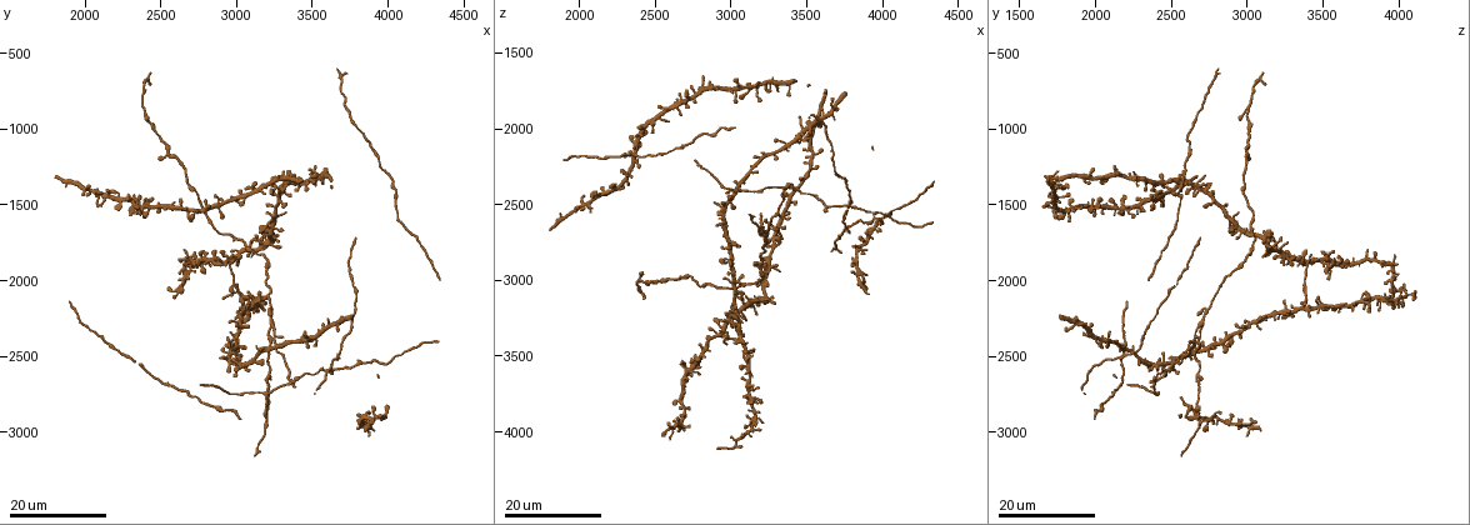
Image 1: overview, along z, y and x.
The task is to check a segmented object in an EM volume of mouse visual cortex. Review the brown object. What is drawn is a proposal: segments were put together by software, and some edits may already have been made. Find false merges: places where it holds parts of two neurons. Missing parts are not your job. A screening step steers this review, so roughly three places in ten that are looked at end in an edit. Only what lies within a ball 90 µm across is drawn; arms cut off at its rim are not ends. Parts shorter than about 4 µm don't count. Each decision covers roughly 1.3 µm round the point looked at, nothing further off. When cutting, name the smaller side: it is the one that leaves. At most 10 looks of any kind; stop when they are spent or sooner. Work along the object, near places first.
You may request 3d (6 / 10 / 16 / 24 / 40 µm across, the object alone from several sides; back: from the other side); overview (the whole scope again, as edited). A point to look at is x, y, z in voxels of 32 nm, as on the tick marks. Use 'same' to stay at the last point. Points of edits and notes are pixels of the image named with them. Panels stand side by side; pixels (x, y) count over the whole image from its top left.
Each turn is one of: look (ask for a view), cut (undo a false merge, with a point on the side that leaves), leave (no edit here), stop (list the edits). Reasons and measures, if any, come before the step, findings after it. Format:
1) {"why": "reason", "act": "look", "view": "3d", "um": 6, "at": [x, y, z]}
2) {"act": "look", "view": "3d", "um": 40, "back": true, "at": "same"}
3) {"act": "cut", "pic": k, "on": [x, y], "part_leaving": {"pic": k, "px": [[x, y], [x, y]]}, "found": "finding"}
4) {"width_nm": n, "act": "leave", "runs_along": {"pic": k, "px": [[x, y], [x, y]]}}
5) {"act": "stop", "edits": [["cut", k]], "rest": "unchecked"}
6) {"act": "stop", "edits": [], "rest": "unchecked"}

{"why": "four-way junction", "act": "look", "view": "3d", "um": 16, "at": [3340, 2700, 2380]}

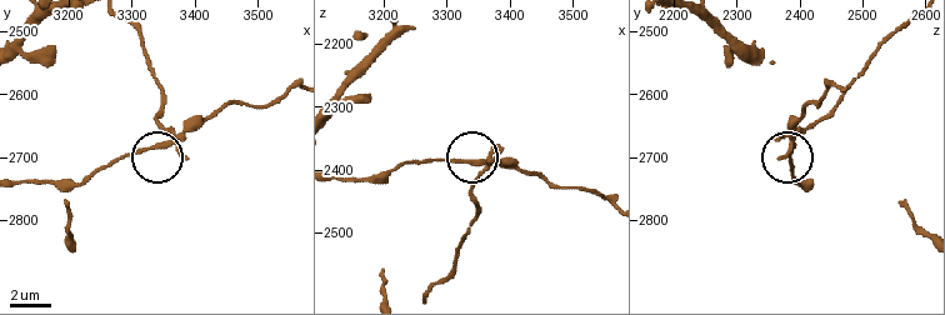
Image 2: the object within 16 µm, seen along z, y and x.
{"why": "closer look", "act": "look", "view": "3d", "um": 6, "at": [3360, 2680, 2385]}

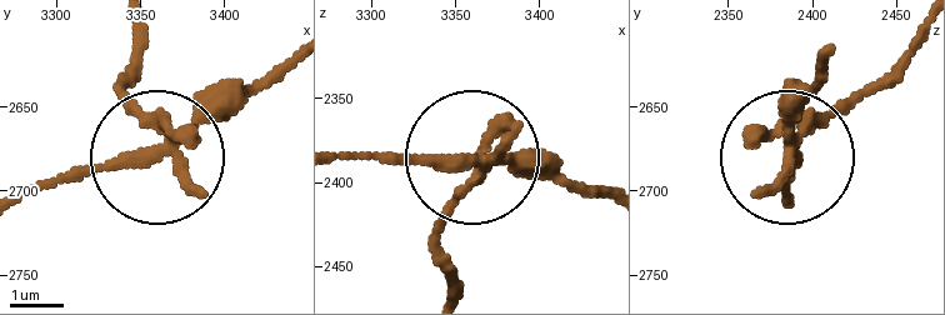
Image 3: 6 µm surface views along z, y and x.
{"width_nm": 240, "act": "cut", "pic": 3, "on": [134, 106], "found": "two neurons meet here"}

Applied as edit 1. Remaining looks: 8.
{"why": "three arms meet", "act": "look", "view": "3d", "um": 16, "at": [3640, 2600, 2520]}

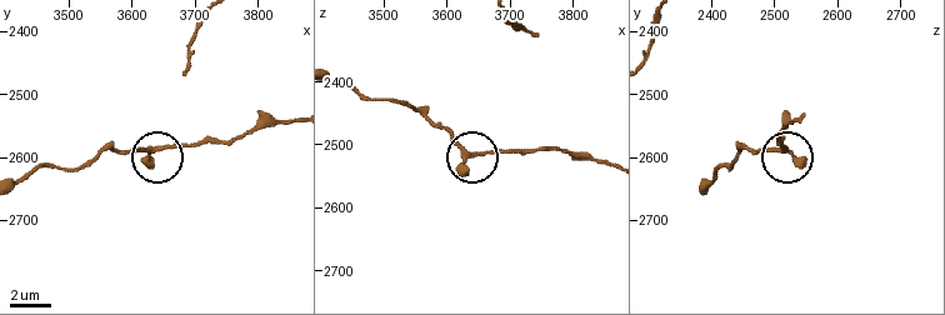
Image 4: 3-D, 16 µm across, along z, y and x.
{"act": "look", "view": "3d", "um": 10, "at": [3650, 2585, 2510]}

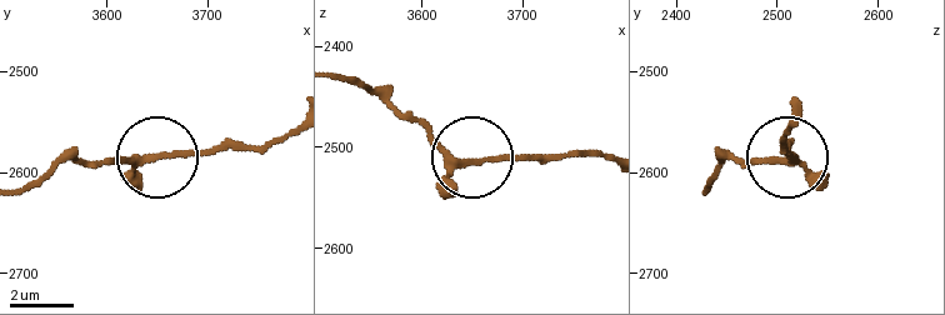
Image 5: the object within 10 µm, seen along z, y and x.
{"act": "leave", "runs_along": {"pic": 5, "px": [[341, 75], [398, 105], [461, 159], [556, 161]]}, "found": "one neuron here"}

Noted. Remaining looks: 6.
{"why": "four or more arms meet", "act": "look", "view": "3d", "um": 24, "at": [3060, 2200, 3380]}

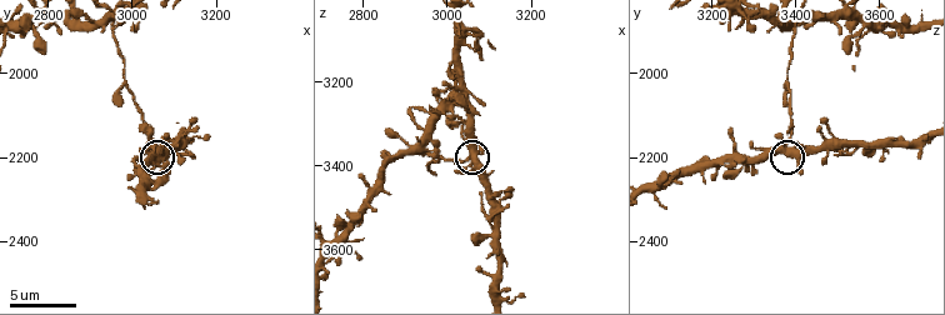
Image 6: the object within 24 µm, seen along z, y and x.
{"why": "zoom in", "act": "look", "view": "3d", "um": 10, "at": [3060, 2190, 3370]}

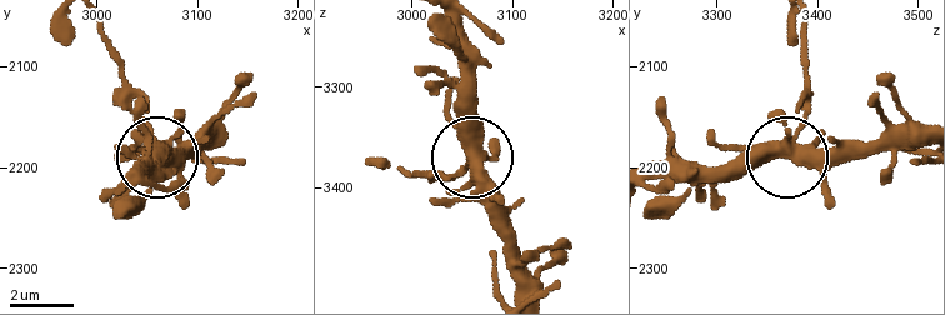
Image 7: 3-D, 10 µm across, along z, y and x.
{"width_nm": 420, "act": "cut", "pic": 7, "on": [446, 179], "part_leaving": {"pic": 7, "px": [[795, 136], [803, 115], [803, 26]]}, "found": "a second neuron is stuck on"}

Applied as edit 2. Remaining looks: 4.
{"why": "thick turns thin", "act": "look", "view": "3d", "um": 24, "at": [3040, 2080, 4100]}

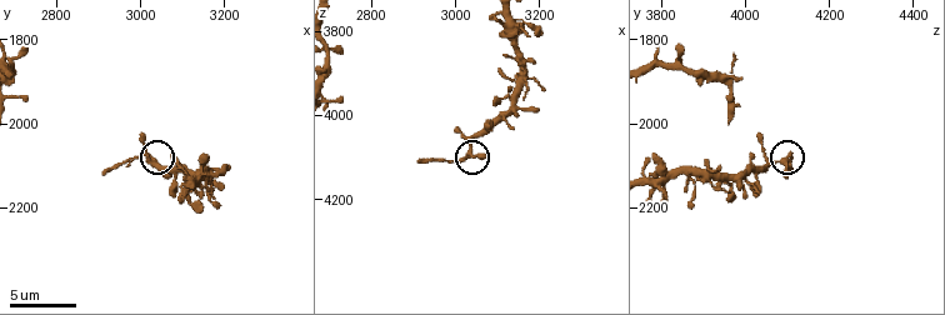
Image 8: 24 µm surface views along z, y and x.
{"act": "look", "view": "3d", "um": 10, "at": [3035, 2085, 4085]}

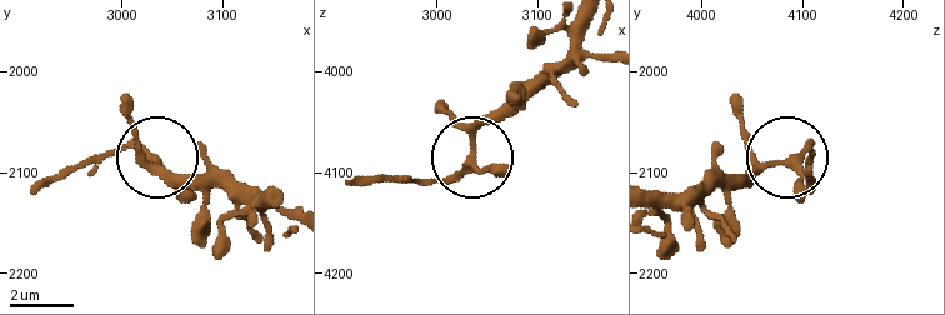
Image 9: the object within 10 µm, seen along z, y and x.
{"arms": 4, "act": "leave", "runs_along": {"pic": 9, "px": [[585, 25], [565, 58], [485, 121], [453, 170], [383, 178]]}, "found": "continuous, no second neuron"}

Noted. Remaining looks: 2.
{"why": "arms part here", "act": "look", "view": "3d", "um": 16, "at": [3520, 2400, 2020]}

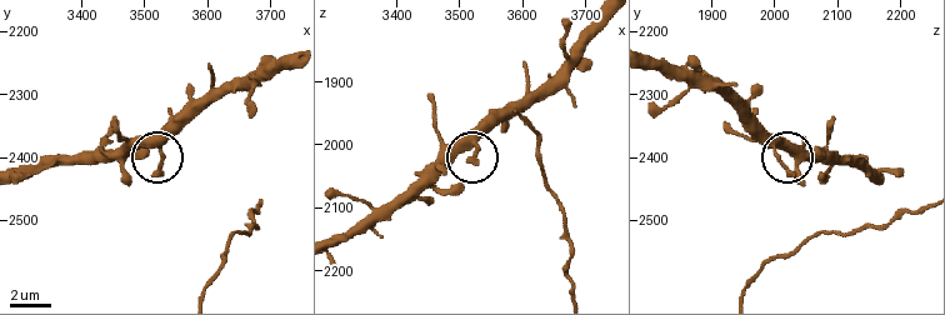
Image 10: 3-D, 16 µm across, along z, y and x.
{"act": "look", "view": "3d", "um": 6, "at": [3525, 2385, 2000]}

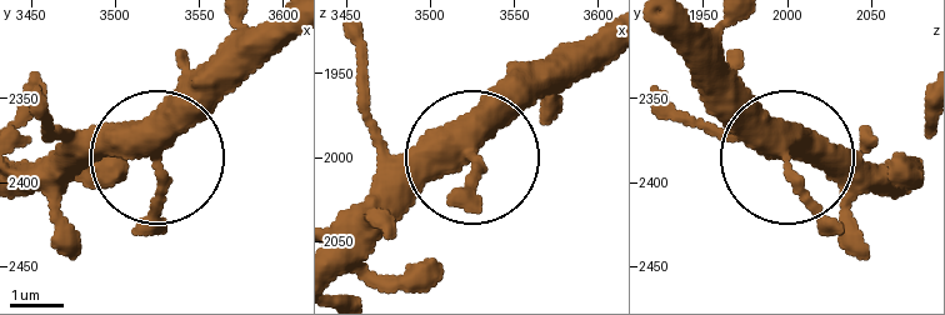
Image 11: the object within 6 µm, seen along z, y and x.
{"width_nm": 330, "act": "leave", "runs_along": {"pic": 11, "px": [[343, 268], [566, 58]]}, "found": "all the same neuron"}

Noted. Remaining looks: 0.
{"act": "stop", "edits": [["cut", 3], ["cut", 7]], "rest": "unchecked"}

